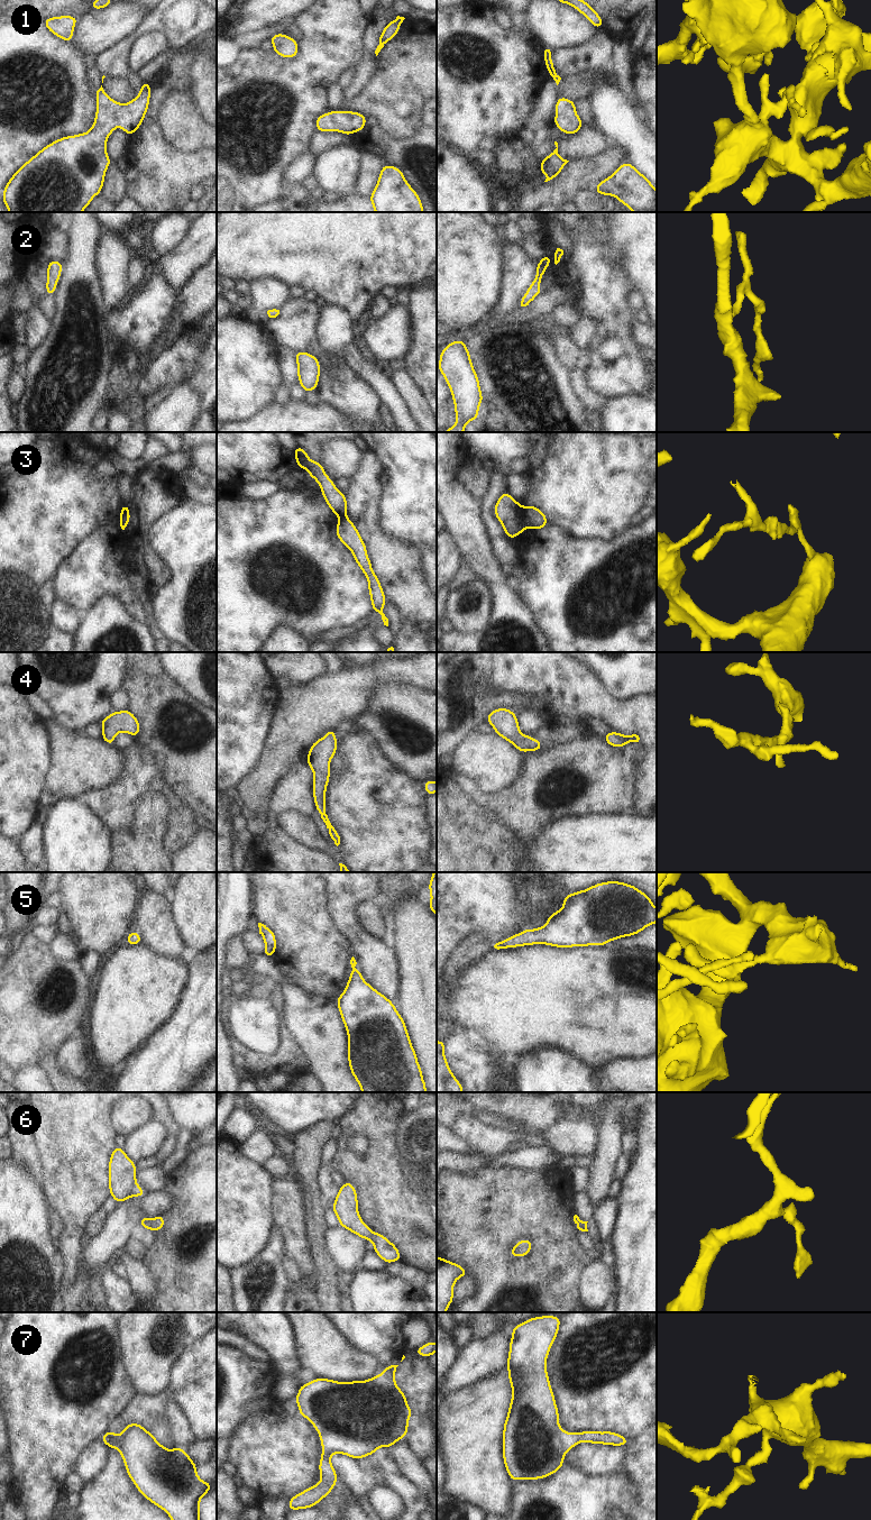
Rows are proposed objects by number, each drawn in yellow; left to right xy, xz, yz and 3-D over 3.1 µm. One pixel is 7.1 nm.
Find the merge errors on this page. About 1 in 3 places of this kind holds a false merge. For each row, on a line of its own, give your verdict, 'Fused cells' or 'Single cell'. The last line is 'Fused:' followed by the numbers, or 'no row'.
1: Single cell
2: Single cell
3: Fused cells
4: Single cell
5: Single cell
6: Single cell
7: Single cell
Fused: 3

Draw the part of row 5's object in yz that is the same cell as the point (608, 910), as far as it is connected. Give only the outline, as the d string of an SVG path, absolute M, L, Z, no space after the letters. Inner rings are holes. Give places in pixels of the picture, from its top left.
M606 881L596 883L585 890L579 890L574 894L568 894L563 897L563 907L548 917L544 926L533 928L532 931L525 928L502 942L490 944L493 951L529 946L534 944L551 945L553 947L572 949L576 944L580 947L588 945L606 945L613 940L632 936L642 932L645 927L657 923L657 907L644 891L640 891L635 886L620 881Z

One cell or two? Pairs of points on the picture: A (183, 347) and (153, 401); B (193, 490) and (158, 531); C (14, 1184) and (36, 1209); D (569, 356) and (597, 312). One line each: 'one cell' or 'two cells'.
A: two cells
B: two cells
C: one cell
D: two cells

